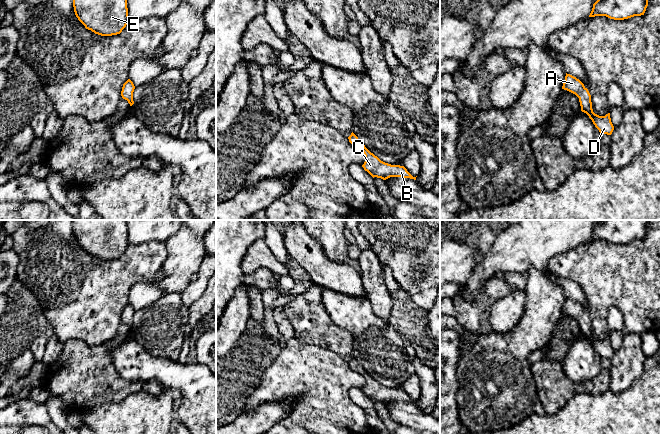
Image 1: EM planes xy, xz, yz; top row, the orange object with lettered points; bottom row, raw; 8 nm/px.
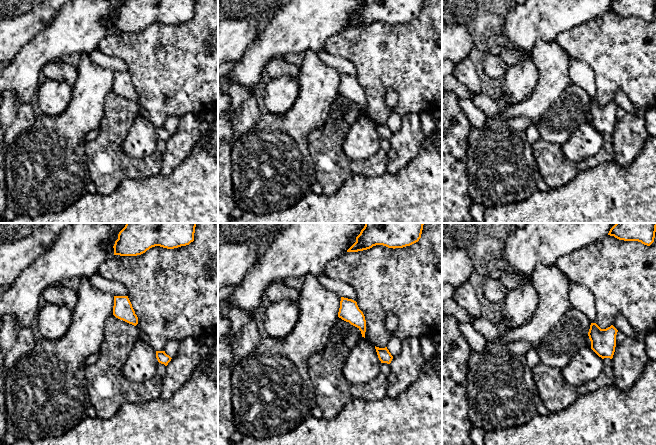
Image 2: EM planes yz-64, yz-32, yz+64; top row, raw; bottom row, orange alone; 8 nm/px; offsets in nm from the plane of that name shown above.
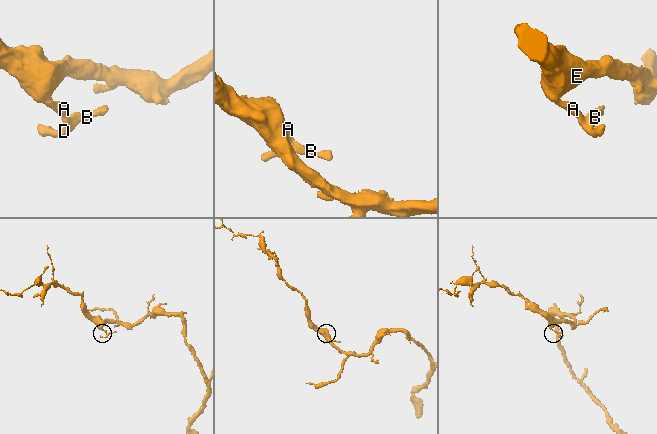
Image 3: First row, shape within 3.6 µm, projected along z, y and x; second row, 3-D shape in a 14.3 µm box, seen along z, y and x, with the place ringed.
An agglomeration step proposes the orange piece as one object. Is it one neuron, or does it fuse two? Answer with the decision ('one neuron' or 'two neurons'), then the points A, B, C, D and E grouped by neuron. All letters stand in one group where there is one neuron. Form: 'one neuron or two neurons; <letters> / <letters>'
one neuron; A B C D E

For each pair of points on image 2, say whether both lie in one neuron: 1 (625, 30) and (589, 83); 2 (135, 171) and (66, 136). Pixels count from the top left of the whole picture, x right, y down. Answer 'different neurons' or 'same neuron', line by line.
1: different neurons
2: different neurons

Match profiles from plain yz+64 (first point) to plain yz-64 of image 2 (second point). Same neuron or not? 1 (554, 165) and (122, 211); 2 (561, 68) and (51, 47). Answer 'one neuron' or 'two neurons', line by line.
1: two neurons
2: two neurons

